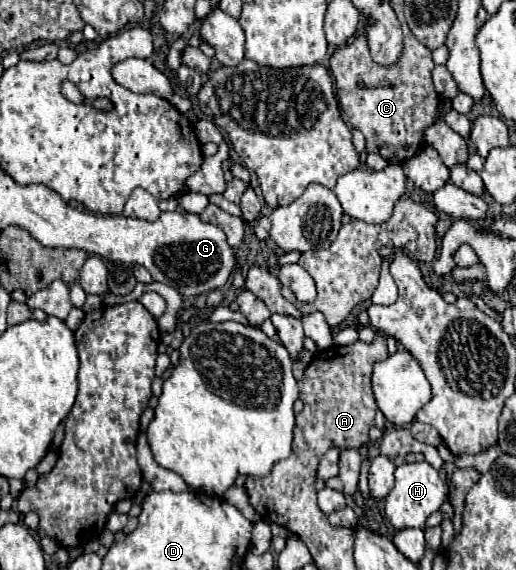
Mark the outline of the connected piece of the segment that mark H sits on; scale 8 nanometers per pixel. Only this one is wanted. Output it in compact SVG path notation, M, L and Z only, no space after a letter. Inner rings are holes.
M428 461L404 463L396 467L396 485L390 495L384 499L386 503L386 517L396 529L424 529L426 519L440 509L440 505L448 501L448 483L438 475L438 471Z

